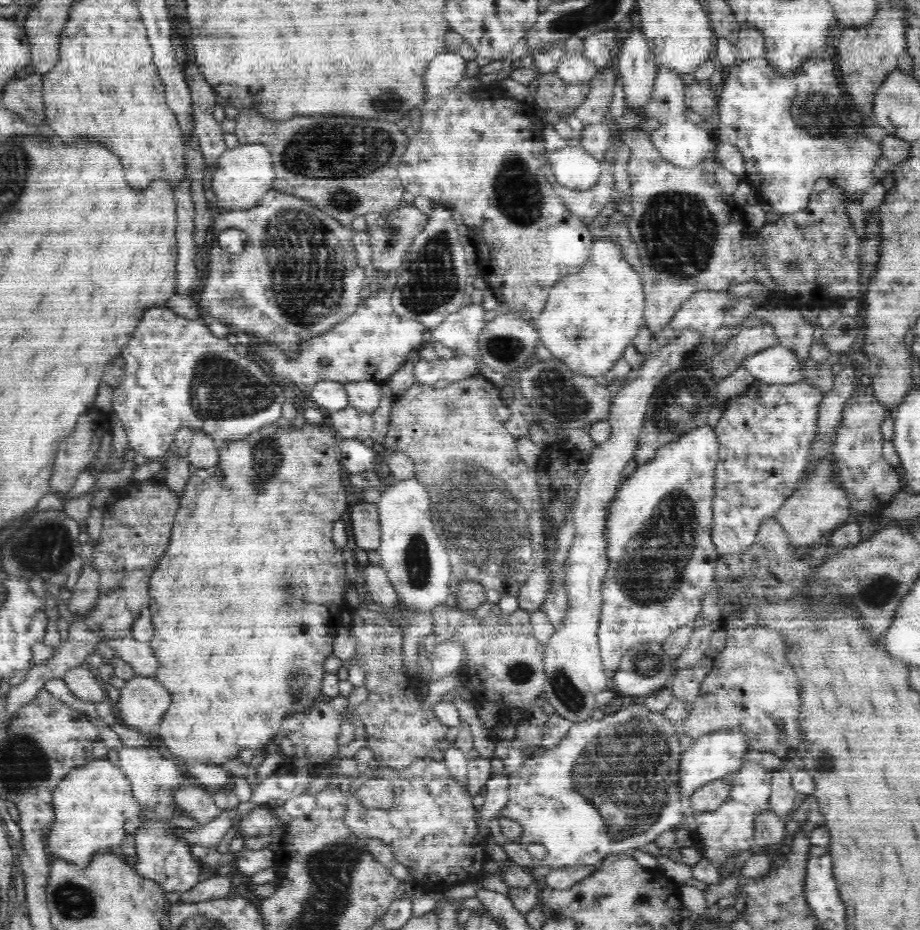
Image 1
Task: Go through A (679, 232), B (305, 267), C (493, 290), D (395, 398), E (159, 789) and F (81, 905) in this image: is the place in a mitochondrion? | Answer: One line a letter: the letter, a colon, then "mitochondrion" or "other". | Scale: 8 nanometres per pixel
A: mitochondrion
B: mitochondrion
C: other
D: other
E: mitochondrion
F: mitochondrion

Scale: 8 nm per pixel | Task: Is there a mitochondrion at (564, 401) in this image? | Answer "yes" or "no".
yes

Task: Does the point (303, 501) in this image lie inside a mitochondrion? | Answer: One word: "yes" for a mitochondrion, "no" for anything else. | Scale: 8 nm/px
no

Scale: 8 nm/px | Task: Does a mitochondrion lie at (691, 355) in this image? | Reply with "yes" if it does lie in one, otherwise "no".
yes

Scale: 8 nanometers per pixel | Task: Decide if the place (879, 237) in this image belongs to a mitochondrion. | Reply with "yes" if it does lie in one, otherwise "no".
no

